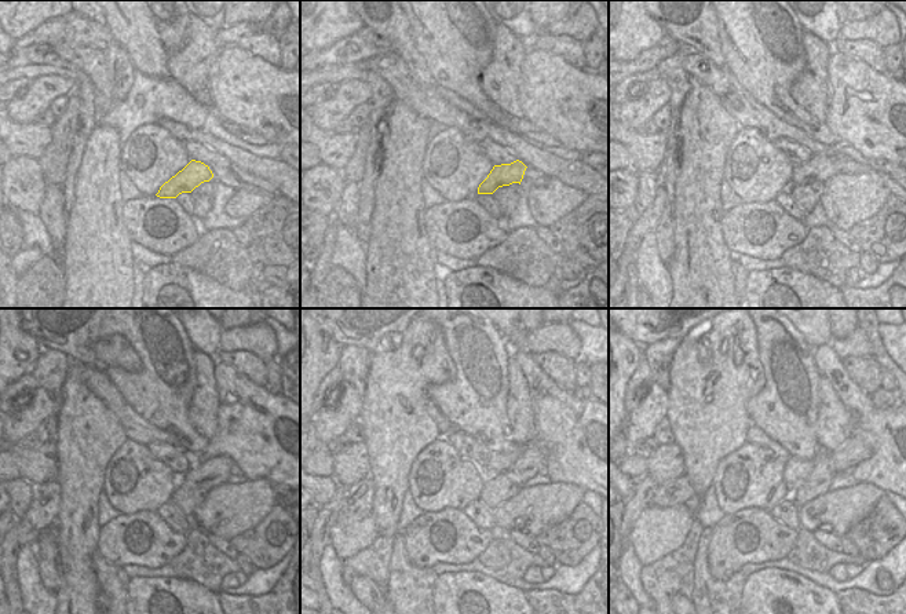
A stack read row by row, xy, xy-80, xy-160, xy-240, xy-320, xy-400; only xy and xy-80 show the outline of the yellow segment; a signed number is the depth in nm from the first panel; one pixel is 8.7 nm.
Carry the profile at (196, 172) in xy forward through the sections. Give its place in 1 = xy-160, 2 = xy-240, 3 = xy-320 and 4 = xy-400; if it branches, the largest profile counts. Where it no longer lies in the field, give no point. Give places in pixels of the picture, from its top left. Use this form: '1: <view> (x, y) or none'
1: xy-160 (821, 167)
2: xy-240 (212, 472)
3: xy-320 (533, 456)
4: xy-400 (855, 450)

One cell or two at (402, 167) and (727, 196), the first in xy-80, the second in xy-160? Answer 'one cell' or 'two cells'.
two cells

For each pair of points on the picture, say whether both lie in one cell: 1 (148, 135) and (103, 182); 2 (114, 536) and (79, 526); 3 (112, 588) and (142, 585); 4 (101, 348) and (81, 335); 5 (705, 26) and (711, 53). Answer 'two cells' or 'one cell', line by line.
1: two cells
2: two cells
3: two cells
4: two cells
5: one cell

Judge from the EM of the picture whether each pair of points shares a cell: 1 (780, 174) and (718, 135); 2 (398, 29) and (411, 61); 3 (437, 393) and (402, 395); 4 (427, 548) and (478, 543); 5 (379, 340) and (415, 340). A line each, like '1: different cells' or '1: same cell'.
1: different cells
2: same cell
3: different cells
4: same cell
5: different cells

